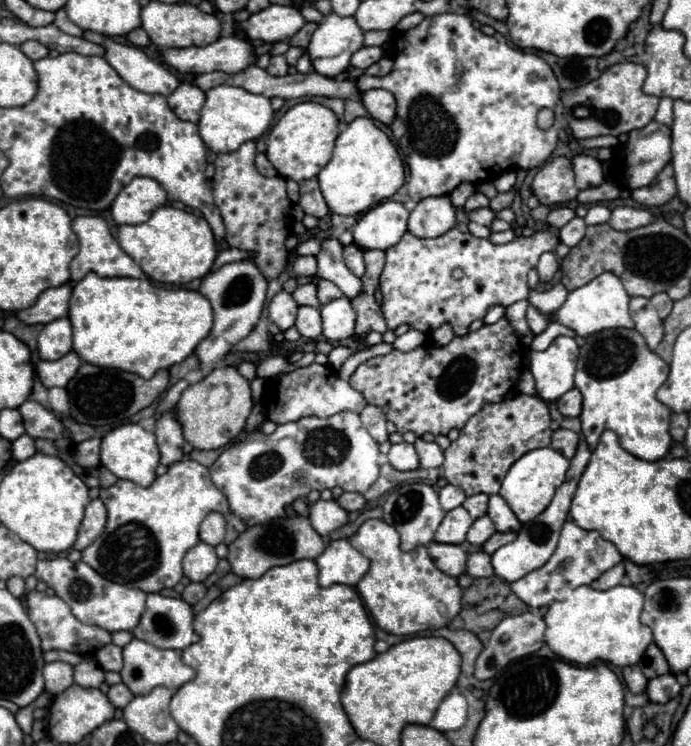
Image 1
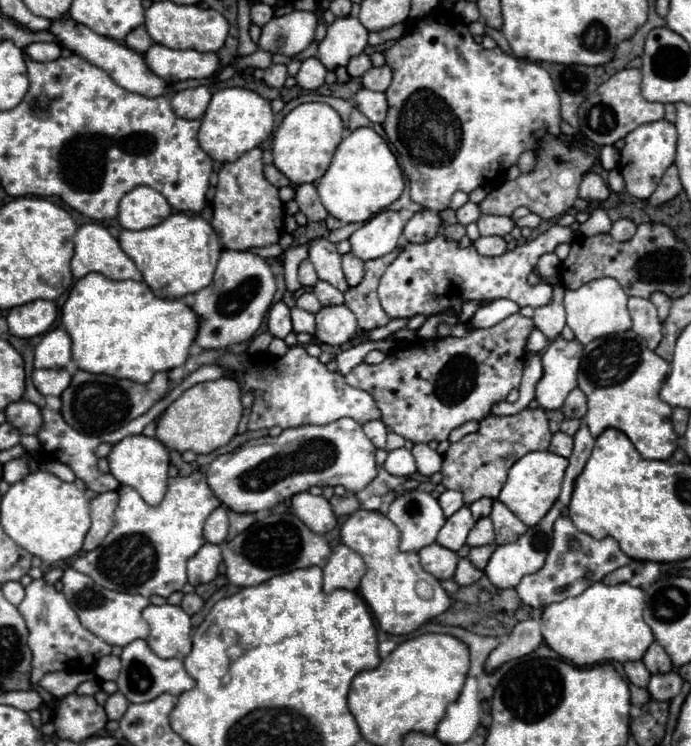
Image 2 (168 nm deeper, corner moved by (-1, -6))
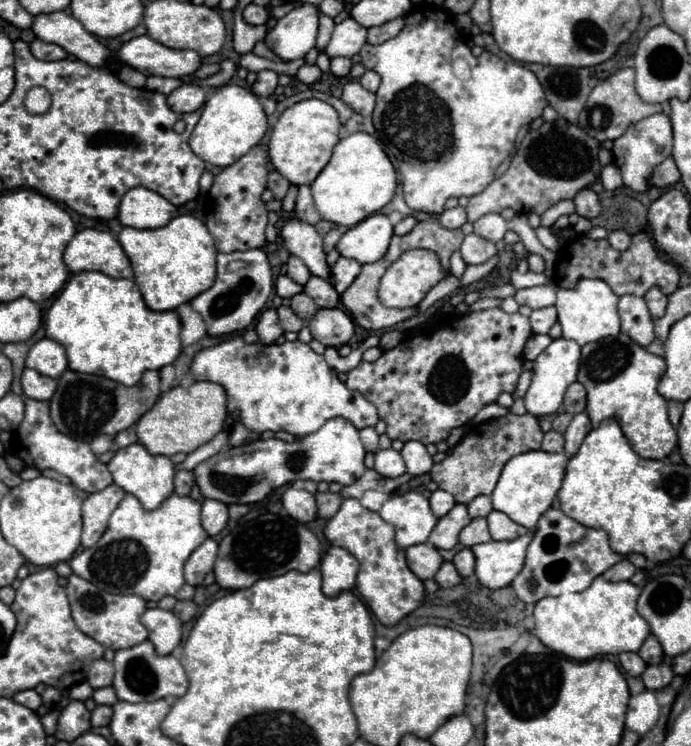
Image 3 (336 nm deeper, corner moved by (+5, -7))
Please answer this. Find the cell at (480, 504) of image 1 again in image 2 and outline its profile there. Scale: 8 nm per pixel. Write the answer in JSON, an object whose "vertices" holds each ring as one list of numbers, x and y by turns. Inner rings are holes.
{"vertices":[[480,498,480,500,476,500,474,504,470,504,468,508,470,508,474,520,480,520,480,518,488,516,488,514,492,512,492,502,494,502,492,498]]}

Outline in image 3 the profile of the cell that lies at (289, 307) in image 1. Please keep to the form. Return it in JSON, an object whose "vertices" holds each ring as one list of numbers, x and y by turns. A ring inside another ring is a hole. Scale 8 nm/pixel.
{"vertices":[[270,307,270,309,266,309,262,315,260,315,260,319,258,319,258,325,256,325,256,333,258,333,258,337,260,337,260,343,274,343,284,331,282,331,282,327,280,327,280,323,278,323,278,313,276,313,276,309,274,307]]}

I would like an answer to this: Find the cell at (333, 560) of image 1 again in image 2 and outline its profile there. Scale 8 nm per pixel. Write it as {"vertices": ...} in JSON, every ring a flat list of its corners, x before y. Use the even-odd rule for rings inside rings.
{"vertices":[[344,544,332,548,332,556,324,566,324,592,334,592,338,588,356,590,366,572,366,564,360,554]]}

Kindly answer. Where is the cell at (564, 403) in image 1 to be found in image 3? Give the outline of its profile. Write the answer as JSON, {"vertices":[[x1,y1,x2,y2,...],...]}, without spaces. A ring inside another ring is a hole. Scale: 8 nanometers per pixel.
{"vertices":[[572,383,564,395,564,411,570,415,582,413,586,409,586,391,580,383]]}

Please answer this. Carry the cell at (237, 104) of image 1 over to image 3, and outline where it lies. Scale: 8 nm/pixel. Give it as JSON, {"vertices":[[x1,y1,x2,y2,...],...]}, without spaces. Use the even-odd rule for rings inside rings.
{"vertices":[[222,85,208,97,200,121,192,131,190,147,202,161,216,167,228,167,236,163,232,159,240,159,254,145,258,145,266,129,266,113,262,111,258,97,240,85]]}

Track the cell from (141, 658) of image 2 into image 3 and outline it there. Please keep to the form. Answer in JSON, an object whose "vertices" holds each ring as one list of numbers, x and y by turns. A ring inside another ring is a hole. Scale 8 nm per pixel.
{"vertices":[[142,641,128,649,118,649,114,657,114,691,120,701,128,703,140,703,140,701,156,701,164,697,182,697,188,689,188,679,184,673,184,667,174,655,160,657,154,651,154,645,150,641]]}

